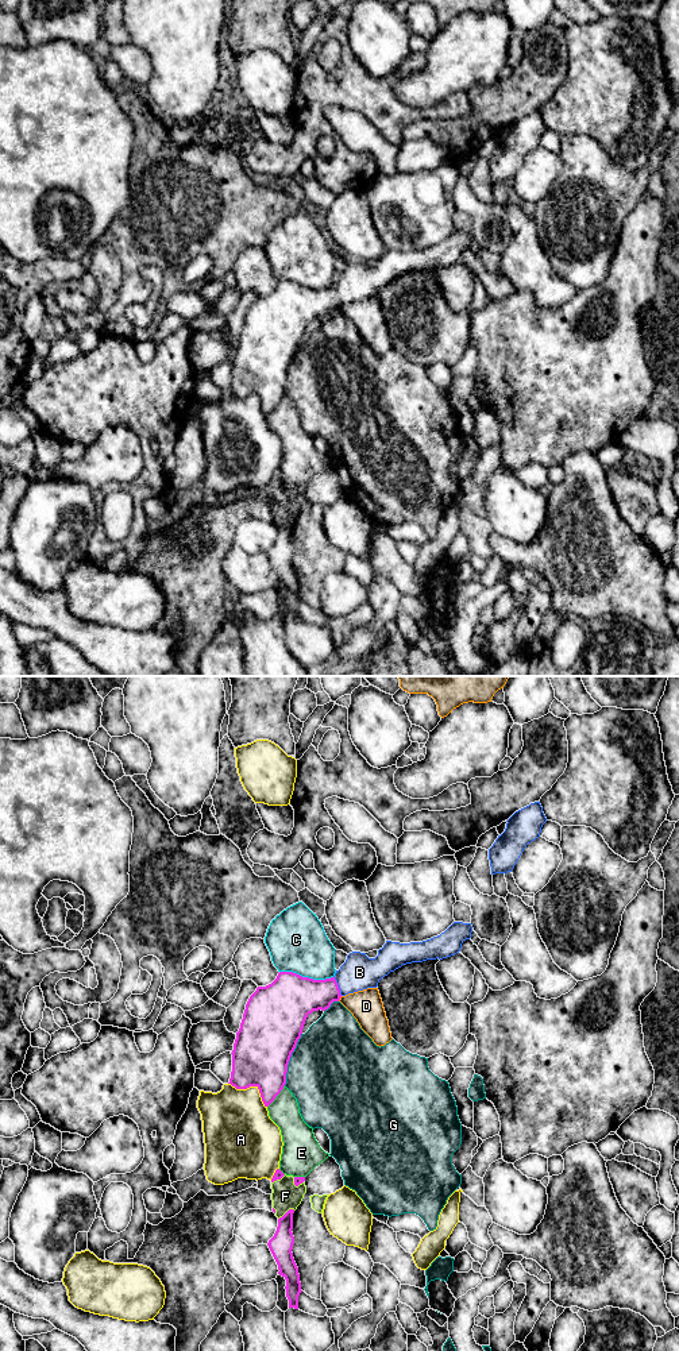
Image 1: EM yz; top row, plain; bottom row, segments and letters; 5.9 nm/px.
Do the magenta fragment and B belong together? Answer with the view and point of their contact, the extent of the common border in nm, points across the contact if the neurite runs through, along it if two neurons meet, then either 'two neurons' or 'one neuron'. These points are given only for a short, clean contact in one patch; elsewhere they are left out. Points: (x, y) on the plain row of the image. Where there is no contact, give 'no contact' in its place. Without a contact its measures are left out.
contact yz (338, 294); length 130 nm; way yz (297, 305), (319, 304), (338, 294), (359, 281); one neuron

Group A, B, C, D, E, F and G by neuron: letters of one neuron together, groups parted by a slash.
A / B / C / D / E / F / G

